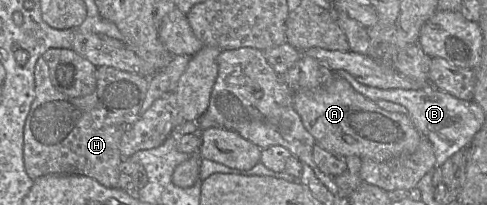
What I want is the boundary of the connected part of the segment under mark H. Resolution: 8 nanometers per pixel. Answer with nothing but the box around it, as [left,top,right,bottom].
[24,57,149,187]

